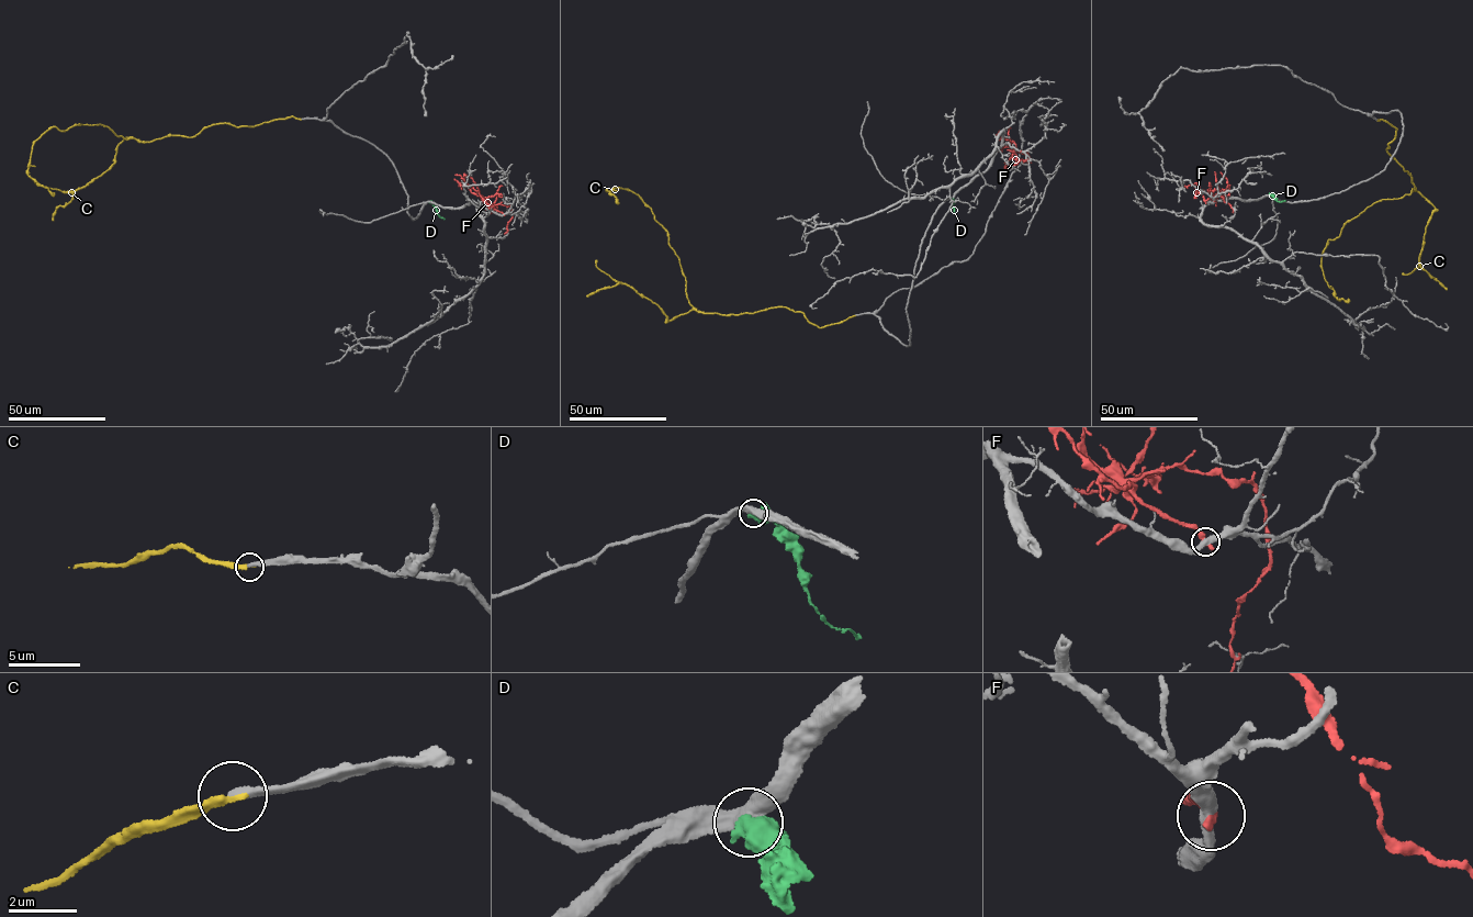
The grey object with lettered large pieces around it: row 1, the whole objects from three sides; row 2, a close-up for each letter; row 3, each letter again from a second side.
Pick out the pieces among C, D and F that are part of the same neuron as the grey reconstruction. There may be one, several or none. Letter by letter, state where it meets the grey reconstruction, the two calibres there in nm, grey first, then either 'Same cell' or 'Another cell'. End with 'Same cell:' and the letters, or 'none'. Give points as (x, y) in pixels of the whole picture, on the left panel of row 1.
C: Touches grey at (302, 119). Thickness 280 nm (grey) against 240 nm. Another cell
D: Touches grey at (429, 202). Thickness 460 nm (grey) against 650 nm. Another cell
F: Touches grey at (503, 214). Thickness 380 nm (grey) against 320 nm. Another cell
Same cell: none

